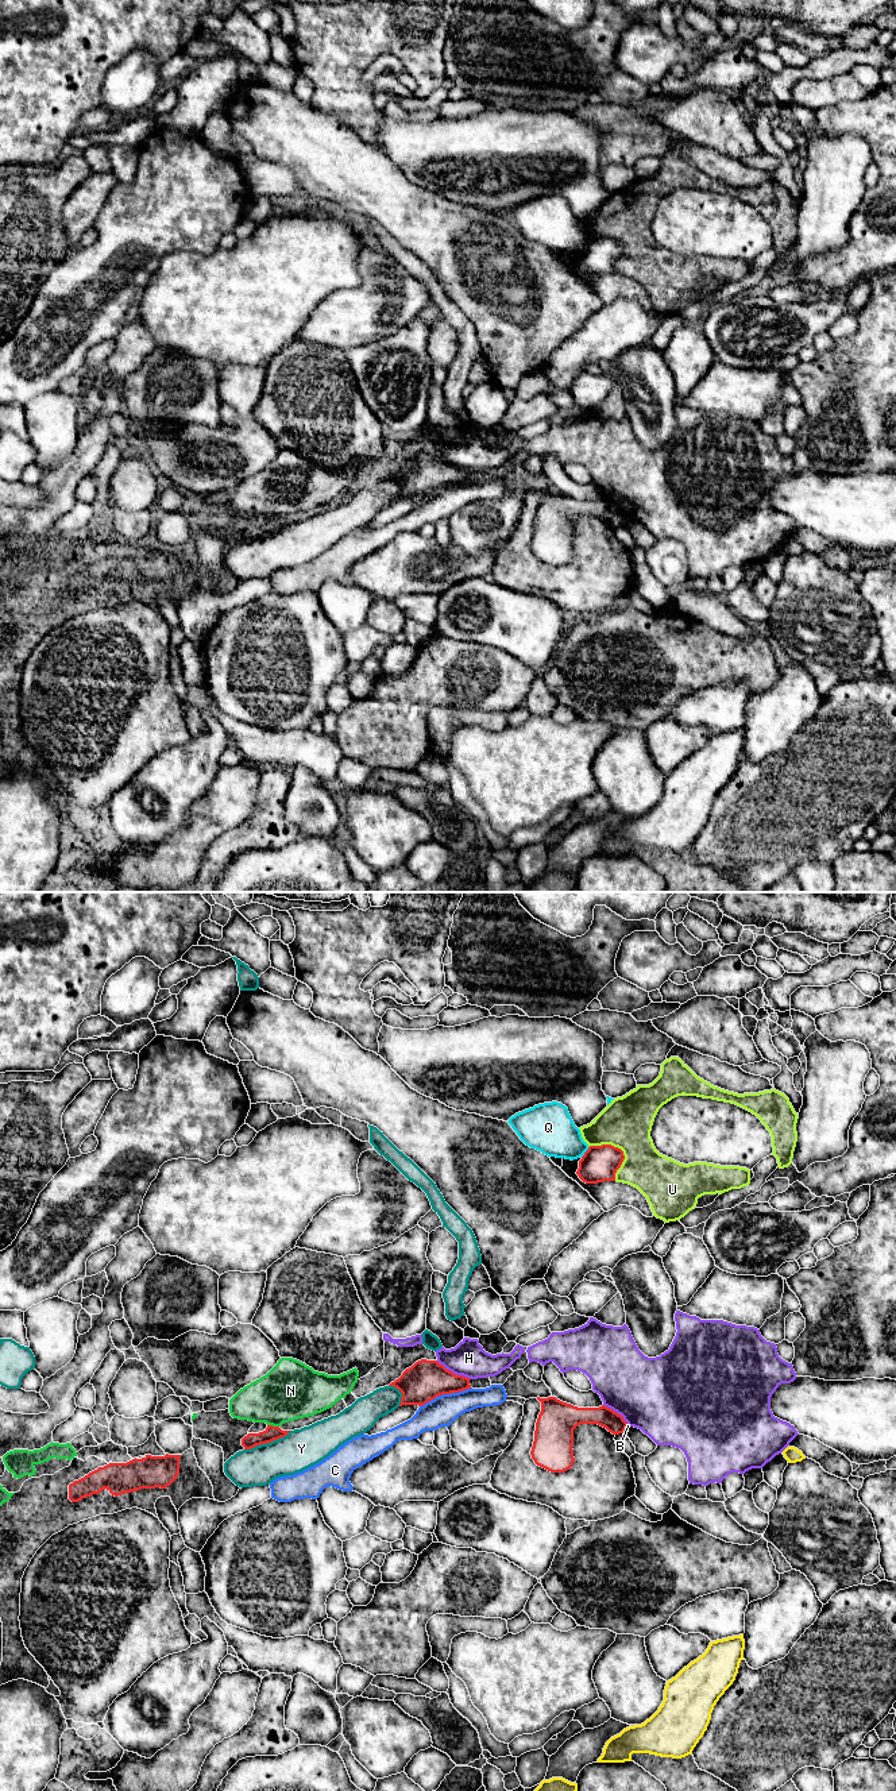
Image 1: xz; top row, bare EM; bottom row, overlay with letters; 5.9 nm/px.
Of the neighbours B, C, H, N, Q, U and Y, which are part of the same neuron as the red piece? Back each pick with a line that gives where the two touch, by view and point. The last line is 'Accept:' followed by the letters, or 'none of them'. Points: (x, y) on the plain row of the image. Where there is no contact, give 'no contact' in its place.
Accept: none of them

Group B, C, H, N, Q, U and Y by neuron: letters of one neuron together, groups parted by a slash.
B / C / H / N / Q / U / Y

